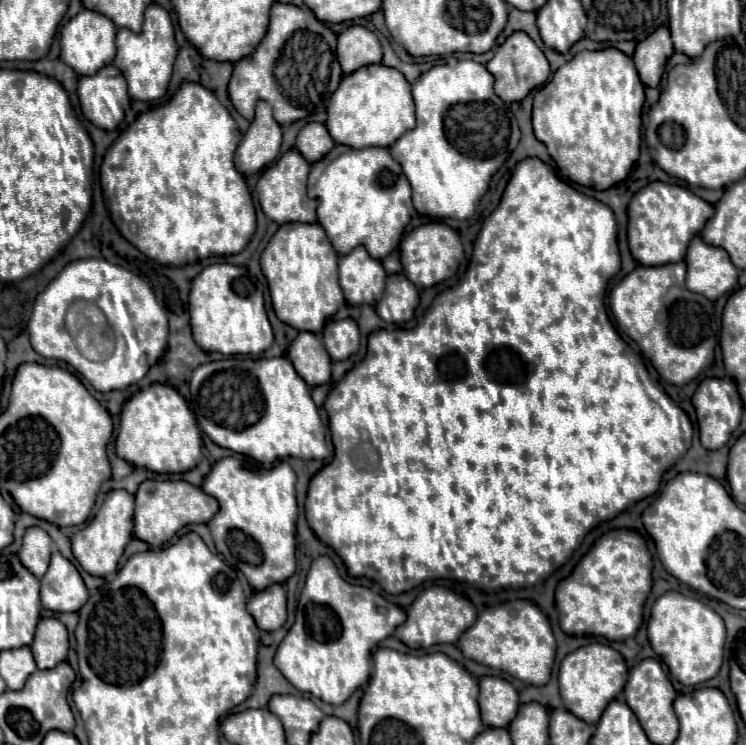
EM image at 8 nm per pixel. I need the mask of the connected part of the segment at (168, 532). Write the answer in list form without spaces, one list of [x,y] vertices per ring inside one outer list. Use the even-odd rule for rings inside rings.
[[[144,481],[136,491],[134,537],[152,547],[166,545],[182,527],[192,523],[208,523],[218,513],[218,501],[208,497],[200,487],[186,481]]]

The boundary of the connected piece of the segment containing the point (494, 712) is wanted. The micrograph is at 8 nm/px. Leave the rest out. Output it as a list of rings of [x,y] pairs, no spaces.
[[[500,677],[480,679],[480,711],[482,721],[488,727],[508,727],[516,717],[520,701],[518,691]]]

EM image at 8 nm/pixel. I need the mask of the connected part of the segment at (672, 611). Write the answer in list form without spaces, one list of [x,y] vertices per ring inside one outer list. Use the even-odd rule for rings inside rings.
[[[668,591],[652,605],[648,639],[654,653],[668,665],[670,675],[682,685],[698,685],[712,679],[722,665],[726,627],[722,617],[697,598]]]

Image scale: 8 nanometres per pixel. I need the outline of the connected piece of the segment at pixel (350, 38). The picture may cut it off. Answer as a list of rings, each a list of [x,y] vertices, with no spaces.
[[[352,25],[338,35],[336,53],[340,57],[340,65],[346,75],[366,65],[374,65],[382,61],[382,47],[378,37],[360,25]]]

